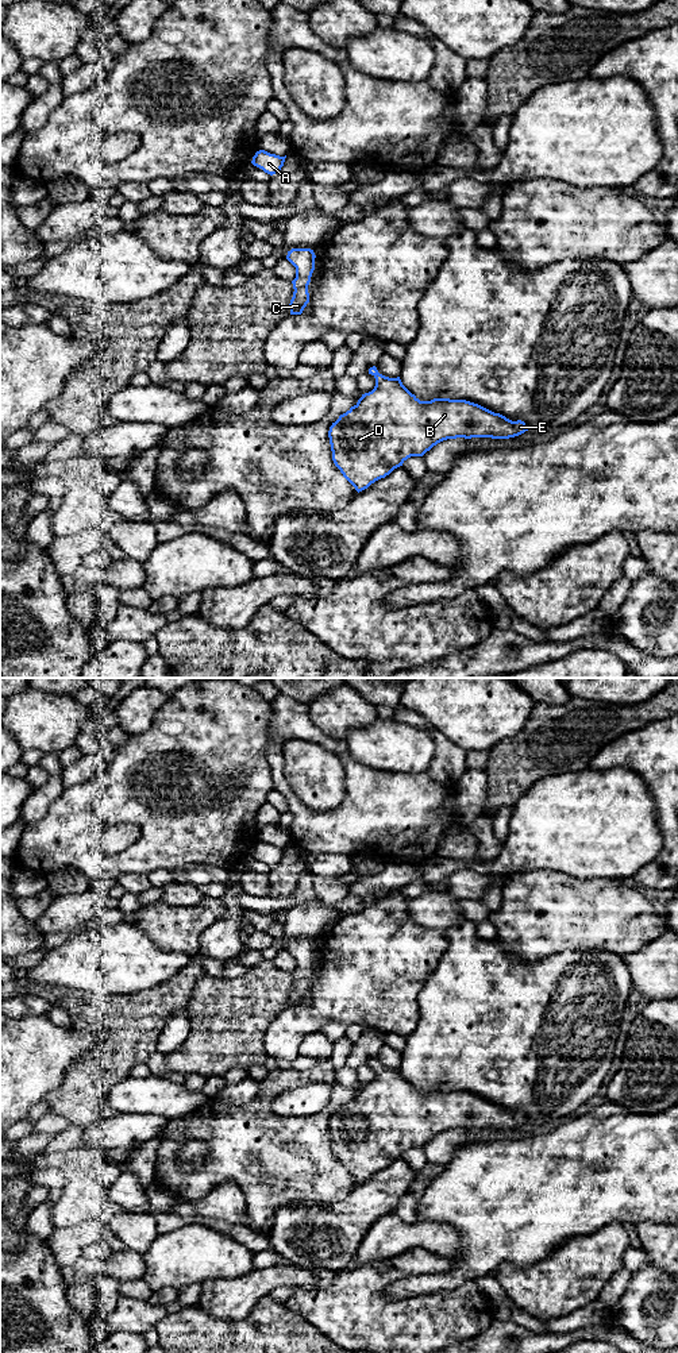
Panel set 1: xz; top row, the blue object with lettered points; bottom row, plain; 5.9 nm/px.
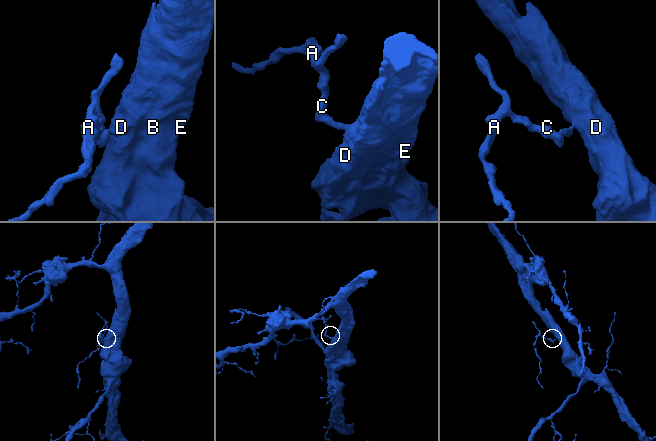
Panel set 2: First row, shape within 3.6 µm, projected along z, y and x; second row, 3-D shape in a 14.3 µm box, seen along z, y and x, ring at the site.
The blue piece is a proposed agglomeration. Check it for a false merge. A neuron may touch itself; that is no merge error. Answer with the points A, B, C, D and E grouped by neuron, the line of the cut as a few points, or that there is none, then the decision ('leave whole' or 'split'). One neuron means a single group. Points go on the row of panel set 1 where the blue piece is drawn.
A B C D E | no cut | leave whole

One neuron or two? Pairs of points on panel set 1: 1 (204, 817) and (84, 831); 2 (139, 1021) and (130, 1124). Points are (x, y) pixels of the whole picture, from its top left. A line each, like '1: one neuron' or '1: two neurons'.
1: one neuron
2: two neurons

